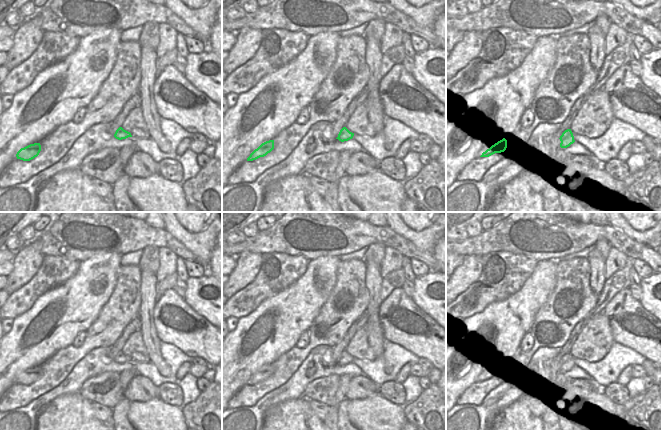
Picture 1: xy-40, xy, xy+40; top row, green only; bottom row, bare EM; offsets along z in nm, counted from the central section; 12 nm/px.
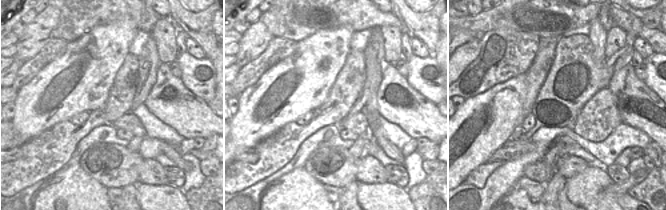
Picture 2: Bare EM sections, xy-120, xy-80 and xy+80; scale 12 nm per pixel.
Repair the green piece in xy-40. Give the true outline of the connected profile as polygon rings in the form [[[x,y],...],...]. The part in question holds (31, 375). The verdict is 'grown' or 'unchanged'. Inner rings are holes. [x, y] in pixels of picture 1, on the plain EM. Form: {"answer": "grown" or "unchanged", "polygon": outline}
{"answer": "unchanged", "polygon": [[[34,367],[30,368],[24,372],[21,372],[17,378],[17,383],[23,384],[23,385],[30,385],[37,381],[41,375],[41,369],[40,367]]]}

